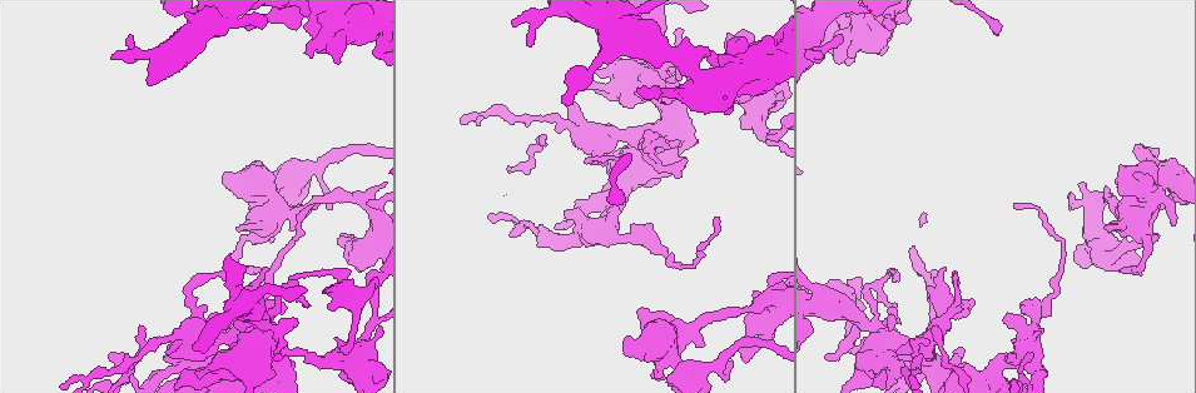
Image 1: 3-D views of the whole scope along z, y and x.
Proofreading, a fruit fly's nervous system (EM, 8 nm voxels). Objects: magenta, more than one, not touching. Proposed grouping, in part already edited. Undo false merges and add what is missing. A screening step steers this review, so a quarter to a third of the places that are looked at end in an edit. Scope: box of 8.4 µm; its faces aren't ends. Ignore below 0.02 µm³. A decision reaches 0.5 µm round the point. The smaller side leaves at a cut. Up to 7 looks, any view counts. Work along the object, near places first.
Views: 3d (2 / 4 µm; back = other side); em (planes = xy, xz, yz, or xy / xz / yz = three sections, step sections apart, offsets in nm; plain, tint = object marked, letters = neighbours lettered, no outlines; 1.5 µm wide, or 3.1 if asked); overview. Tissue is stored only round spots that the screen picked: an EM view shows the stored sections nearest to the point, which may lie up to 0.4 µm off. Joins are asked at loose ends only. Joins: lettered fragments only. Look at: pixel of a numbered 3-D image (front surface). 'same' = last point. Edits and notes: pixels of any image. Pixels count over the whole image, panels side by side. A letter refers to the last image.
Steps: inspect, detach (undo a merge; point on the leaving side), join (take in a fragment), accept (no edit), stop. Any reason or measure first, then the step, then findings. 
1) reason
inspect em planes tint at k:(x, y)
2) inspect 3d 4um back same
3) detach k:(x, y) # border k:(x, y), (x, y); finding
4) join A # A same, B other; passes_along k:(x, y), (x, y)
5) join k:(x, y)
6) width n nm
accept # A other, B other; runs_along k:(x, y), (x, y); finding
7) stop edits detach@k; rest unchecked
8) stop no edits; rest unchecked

branch stops here
inspect em planes letters at 1:(726, 114)

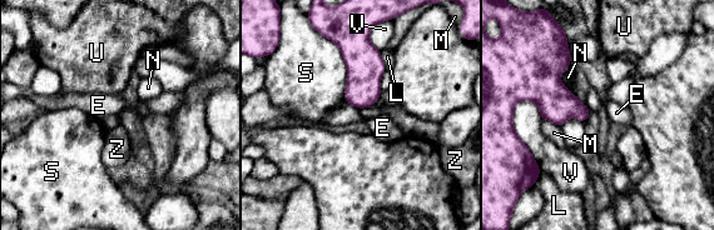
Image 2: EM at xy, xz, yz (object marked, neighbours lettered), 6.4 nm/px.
accept # E other, L other, M other, N other, S other, U other, V other, Z other; border 2:(345, 100), (360, 109); no lettered fragment goes on from it

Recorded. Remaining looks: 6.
an open end
inspect em xz step 4 letters at 1:(734, 39)

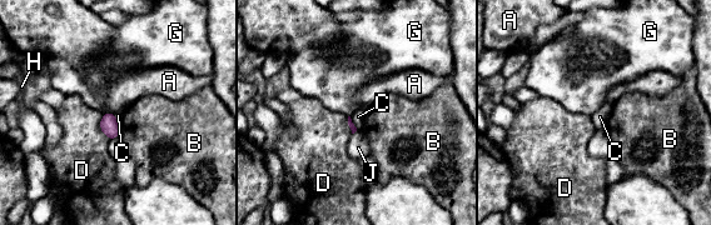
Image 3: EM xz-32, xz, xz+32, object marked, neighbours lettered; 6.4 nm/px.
accept # A other, B other, C other, D other, G other, H other, J other; border 3:(118, 121), (120, 134); no lettered fragment goes on from it

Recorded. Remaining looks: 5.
free end
inspect em planes letters at 1:(944, 268)

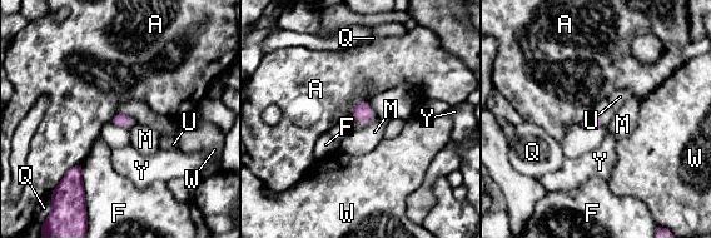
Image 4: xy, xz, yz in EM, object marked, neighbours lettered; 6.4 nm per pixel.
join U # A other, F other, M other, Q other, U same, W other, Y other; passes_along 4:(595, 119), (602, 119), (618, 98); it goes on there

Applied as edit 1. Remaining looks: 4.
stop edits join@4; rest unchecked

